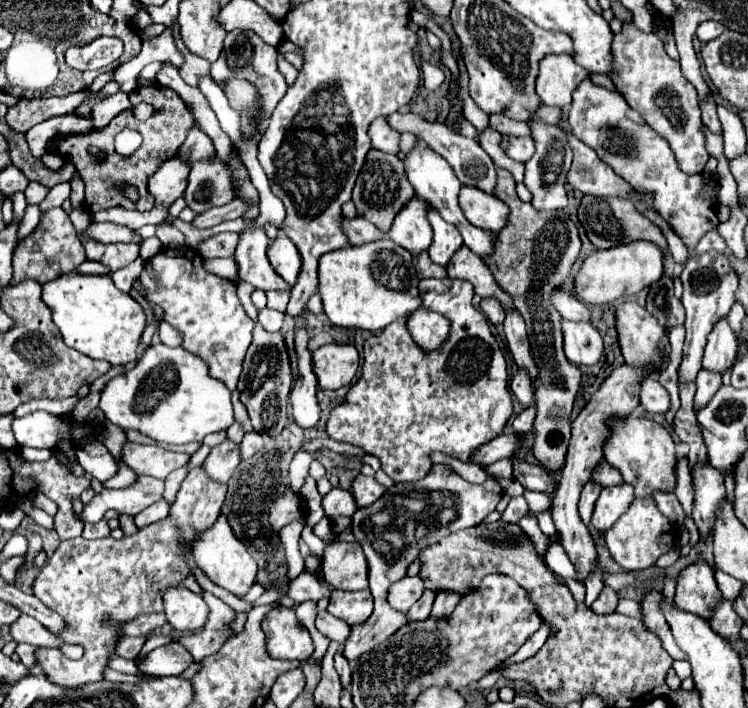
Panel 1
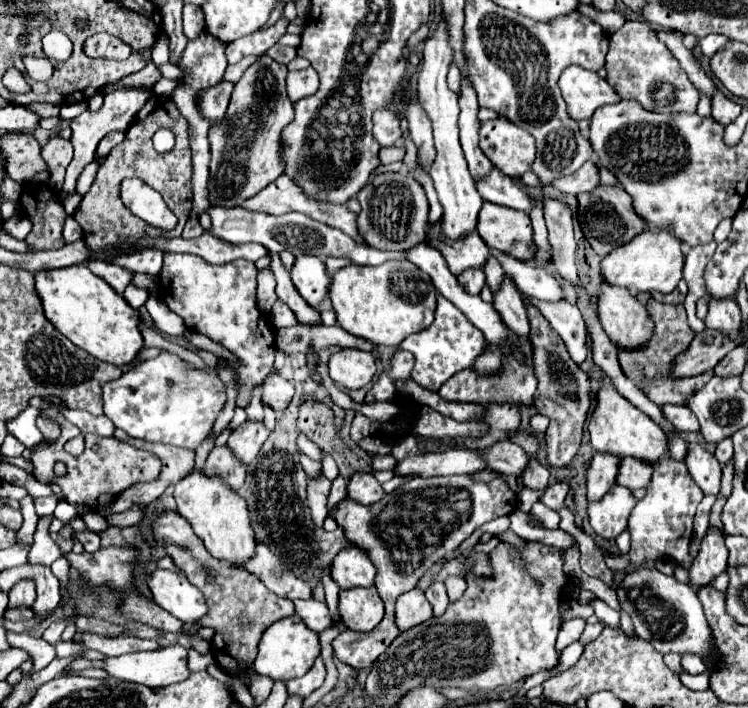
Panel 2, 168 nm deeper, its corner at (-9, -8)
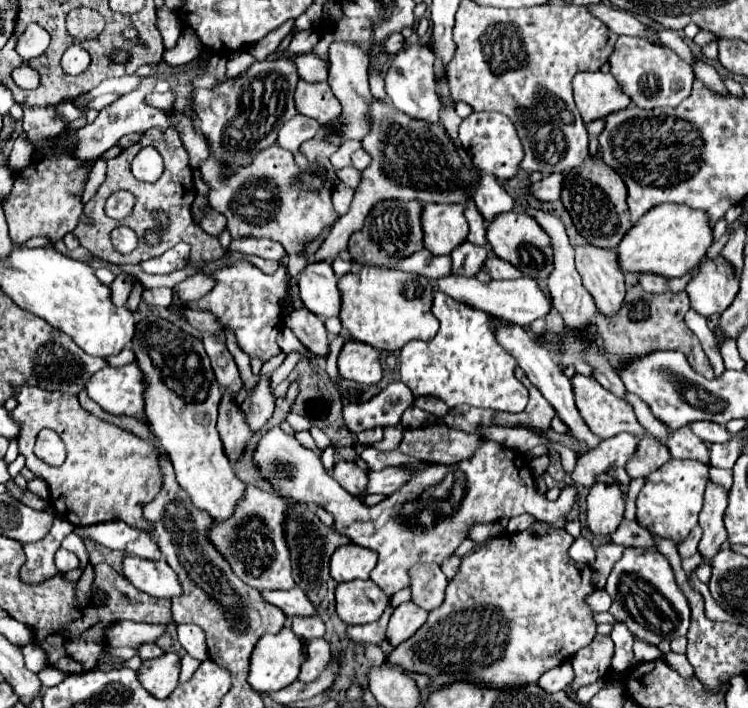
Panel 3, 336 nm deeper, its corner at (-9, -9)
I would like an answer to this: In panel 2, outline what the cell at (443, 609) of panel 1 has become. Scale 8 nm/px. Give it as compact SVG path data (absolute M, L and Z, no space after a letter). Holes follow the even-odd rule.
M447 576L445 578L445 586L447 586L447 594L449 594L449 600L455 602L459 598L459 594L465 592L467 588L467 582L463 576Z

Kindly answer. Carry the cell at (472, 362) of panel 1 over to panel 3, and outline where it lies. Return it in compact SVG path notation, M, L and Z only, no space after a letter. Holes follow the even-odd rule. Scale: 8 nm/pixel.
M465 241L463 245L459 245L451 253L451 261L453 261L453 273L451 275L475 277L481 271L485 259L487 259L487 249L485 247L475 247L469 241Z

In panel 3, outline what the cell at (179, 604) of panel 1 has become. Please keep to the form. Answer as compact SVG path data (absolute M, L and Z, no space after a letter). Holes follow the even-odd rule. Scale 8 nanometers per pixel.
M125 557L123 571L125 571L125 577L137 589L141 589L153 597L173 599L173 597L179 597L179 593L183 591L183 587L179 585L179 577L167 565L165 559L147 561L147 559L139 559L139 557Z

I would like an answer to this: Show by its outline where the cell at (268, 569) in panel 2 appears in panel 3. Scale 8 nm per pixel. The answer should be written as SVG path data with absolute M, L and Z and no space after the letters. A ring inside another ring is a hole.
M247 485L245 499L239 503L235 517L225 523L213 523L211 543L219 549L219 553L231 563L235 575L255 589L271 589L283 591L295 587L291 577L291 563L287 545L283 541L283 517L287 511L287 503L279 501L279 497L263 493L261 489Z

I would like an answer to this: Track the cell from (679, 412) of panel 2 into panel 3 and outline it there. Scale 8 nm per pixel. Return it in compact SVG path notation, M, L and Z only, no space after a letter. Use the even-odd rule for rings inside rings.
M693 421L689 427L699 439L703 439L707 443L725 443L731 439L731 435L727 433L727 429L723 425L715 425L711 421Z

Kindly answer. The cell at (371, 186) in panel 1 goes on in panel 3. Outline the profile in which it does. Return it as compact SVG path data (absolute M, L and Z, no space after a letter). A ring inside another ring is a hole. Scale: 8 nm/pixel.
M383 201L371 209L367 221L359 233L351 235L349 253L361 265L391 267L395 261L419 251L423 247L423 229L419 225L421 201Z

